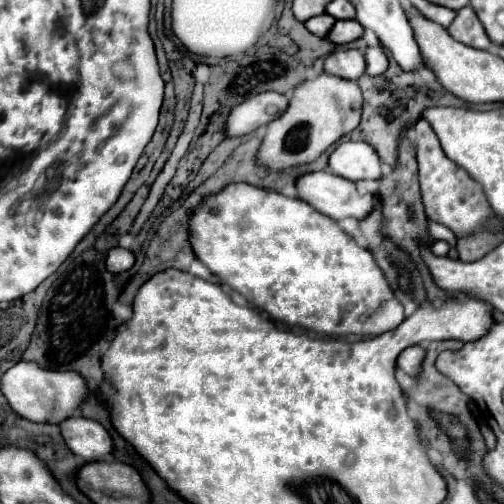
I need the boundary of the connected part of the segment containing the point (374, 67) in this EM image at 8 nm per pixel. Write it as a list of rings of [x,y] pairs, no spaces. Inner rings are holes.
[[[381,44],[367,46],[365,58],[367,58],[367,74],[369,76],[379,76],[381,72],[387,70],[387,56],[385,56],[385,50]]]

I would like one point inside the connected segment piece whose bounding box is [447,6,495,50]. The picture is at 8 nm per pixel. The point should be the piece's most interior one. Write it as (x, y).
(466, 28)

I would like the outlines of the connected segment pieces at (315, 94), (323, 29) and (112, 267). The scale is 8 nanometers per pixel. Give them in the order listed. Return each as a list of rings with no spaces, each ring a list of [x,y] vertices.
[[[319,74],[295,86],[287,110],[267,124],[263,144],[259,148],[259,162],[271,170],[285,170],[299,164],[313,162],[341,136],[359,126],[361,118],[361,90],[355,80],[343,80],[331,74]]]
[[[319,14],[319,16],[309,18],[309,20],[305,22],[305,28],[307,28],[311,34],[315,34],[315,36],[325,38],[325,36],[327,36],[327,32],[333,28],[333,24],[335,24],[335,18],[333,18],[333,16]]]
[[[117,246],[117,248],[111,248],[111,250],[109,250],[105,262],[107,262],[107,270],[117,274],[117,272],[129,270],[129,268],[135,264],[135,256],[133,256],[133,252]]]

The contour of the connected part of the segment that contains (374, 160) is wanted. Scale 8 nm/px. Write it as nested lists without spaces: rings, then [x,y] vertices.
[[[341,142],[329,156],[331,171],[347,180],[381,178],[381,162],[367,142]]]

